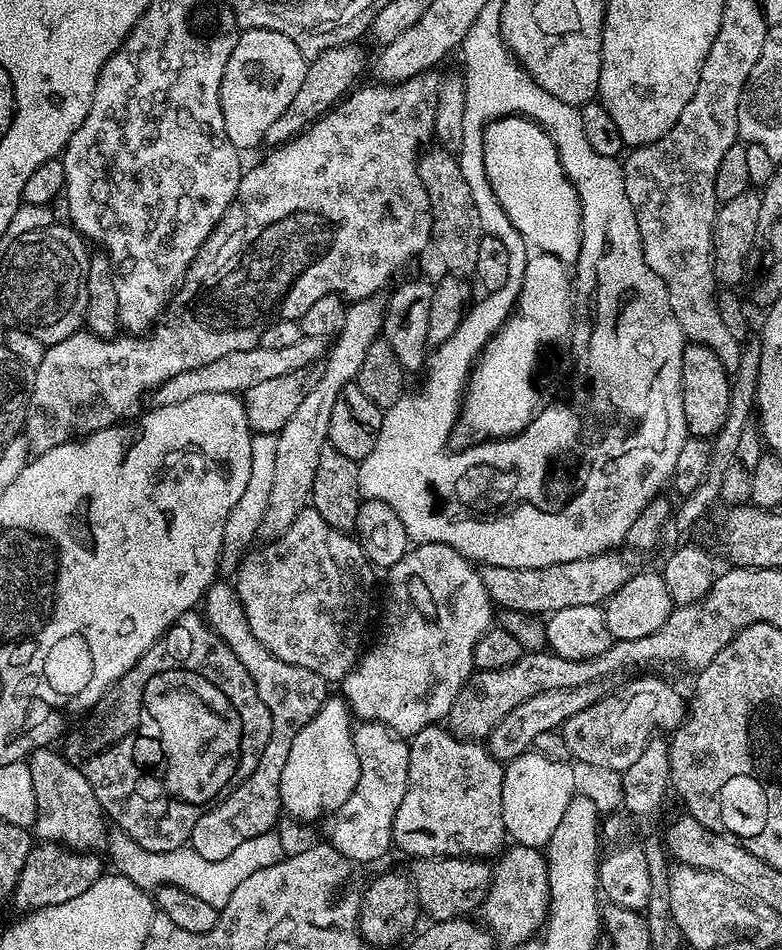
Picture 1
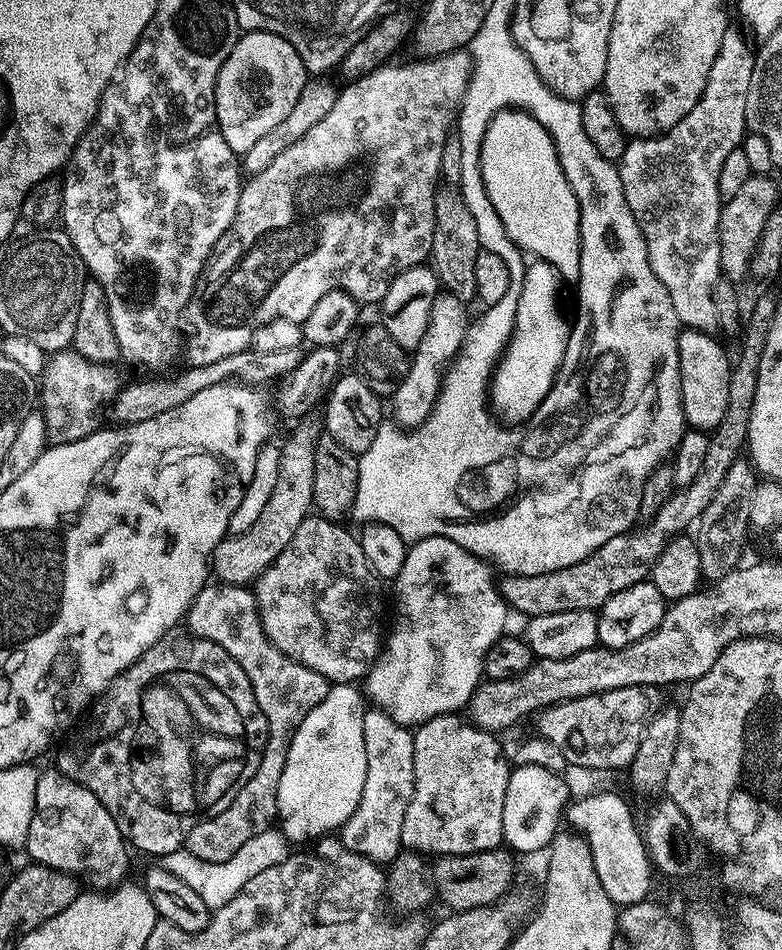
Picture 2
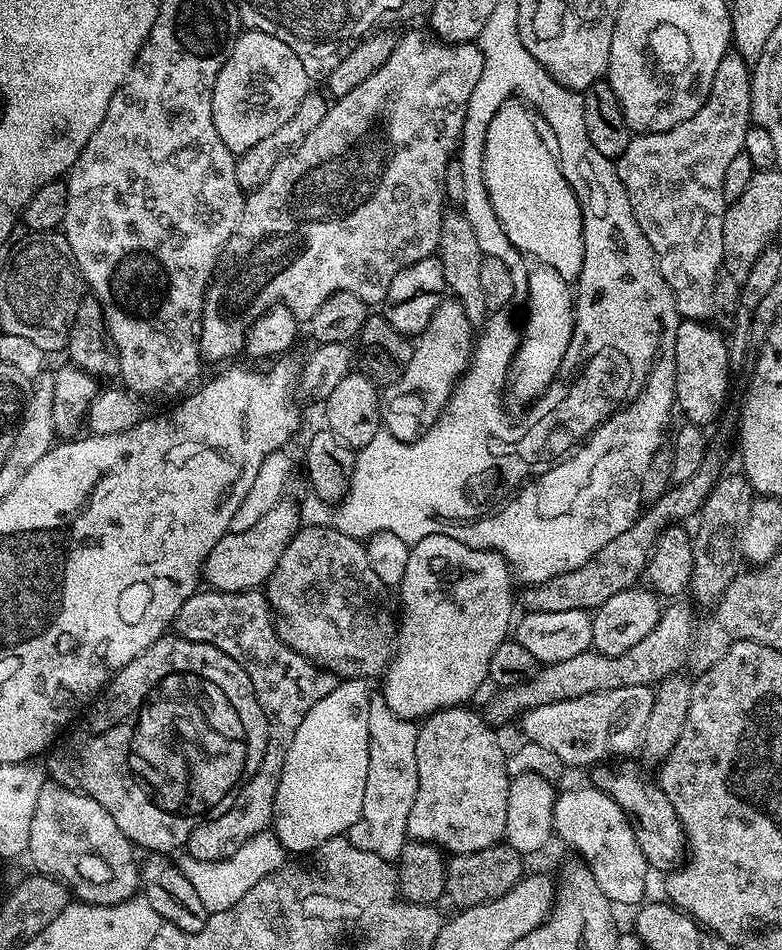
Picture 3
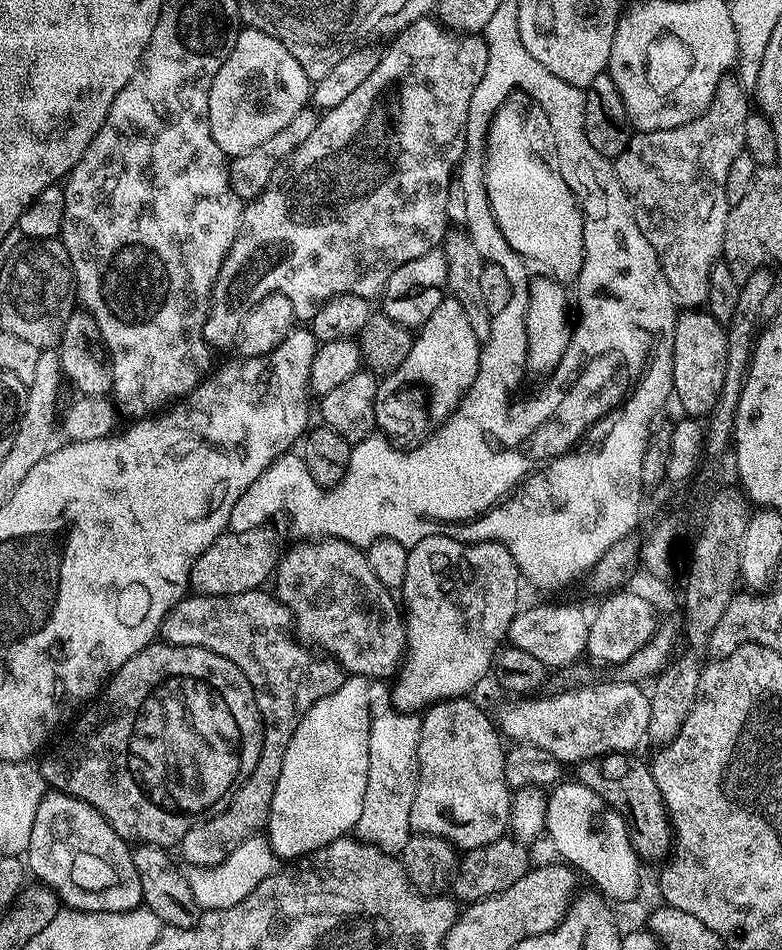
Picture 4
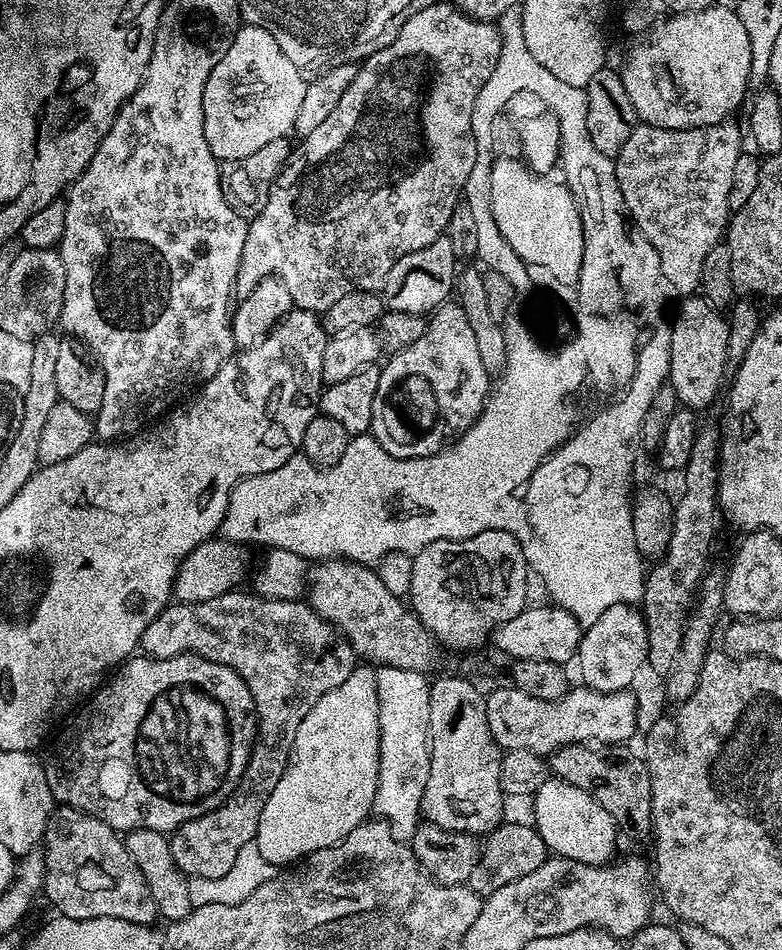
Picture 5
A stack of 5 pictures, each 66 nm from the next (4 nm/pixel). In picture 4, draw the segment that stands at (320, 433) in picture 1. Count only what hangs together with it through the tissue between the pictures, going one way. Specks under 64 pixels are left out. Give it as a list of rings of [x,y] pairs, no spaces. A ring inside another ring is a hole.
[[[271,527],[226,531],[213,542],[207,550],[192,564],[188,575],[191,591],[197,596],[229,596],[243,592],[255,592],[263,589],[275,573],[277,563],[282,555],[276,549],[276,536]]]

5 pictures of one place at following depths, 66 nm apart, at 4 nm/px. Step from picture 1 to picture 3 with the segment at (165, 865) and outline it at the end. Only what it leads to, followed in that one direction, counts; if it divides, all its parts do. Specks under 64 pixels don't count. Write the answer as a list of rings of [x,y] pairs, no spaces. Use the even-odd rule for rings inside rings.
[[[273,831],[260,832],[246,846],[234,850],[234,854],[225,860],[199,860],[193,856],[184,854],[178,860],[178,867],[186,878],[190,878],[190,886],[198,890],[198,898],[202,898],[202,906],[206,906],[209,913],[230,910],[255,886],[266,874],[278,870],[287,863],[288,854]]]

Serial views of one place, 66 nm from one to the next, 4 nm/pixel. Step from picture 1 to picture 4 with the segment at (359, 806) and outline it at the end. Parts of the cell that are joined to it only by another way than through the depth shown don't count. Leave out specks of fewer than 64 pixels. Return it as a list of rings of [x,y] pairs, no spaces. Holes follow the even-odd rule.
[[[376,678],[370,683],[370,770],[366,778],[366,798],[362,798],[362,814],[354,829],[359,839],[374,844],[384,852],[403,853],[408,837],[413,835],[410,826],[410,806],[414,806],[414,794],[420,781],[420,741],[421,717],[411,711],[401,711],[393,700],[393,689],[383,679]]]

